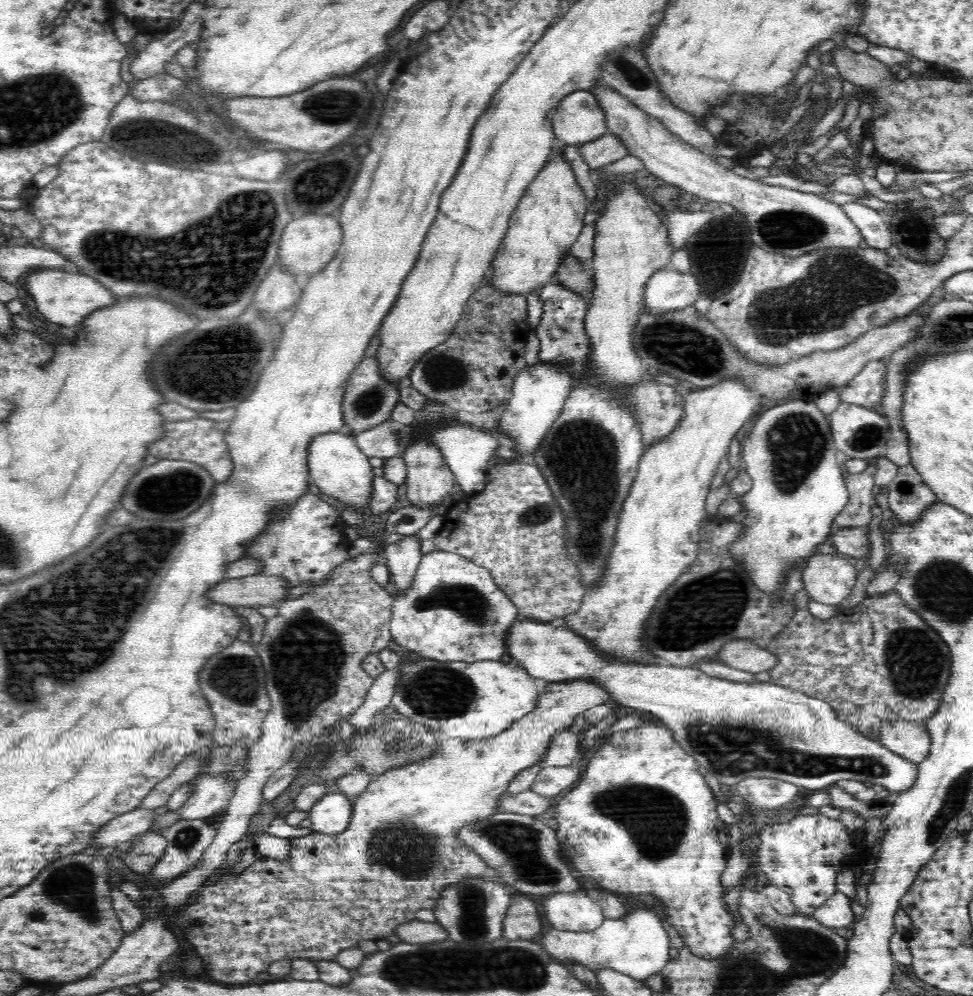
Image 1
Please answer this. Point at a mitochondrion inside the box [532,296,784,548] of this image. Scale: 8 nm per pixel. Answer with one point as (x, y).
(689, 348)

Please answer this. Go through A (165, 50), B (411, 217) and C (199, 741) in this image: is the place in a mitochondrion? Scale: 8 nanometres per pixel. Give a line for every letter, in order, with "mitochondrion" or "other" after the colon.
A: other
B: other
C: other

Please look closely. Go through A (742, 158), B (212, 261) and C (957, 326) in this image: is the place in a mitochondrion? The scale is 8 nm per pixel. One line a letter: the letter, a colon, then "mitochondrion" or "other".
A: other
B: mitochondrion
C: mitochondrion

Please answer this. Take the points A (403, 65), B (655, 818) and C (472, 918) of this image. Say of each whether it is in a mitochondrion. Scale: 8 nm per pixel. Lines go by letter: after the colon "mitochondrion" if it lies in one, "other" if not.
A: other
B: mitochondrion
C: mitochondrion

